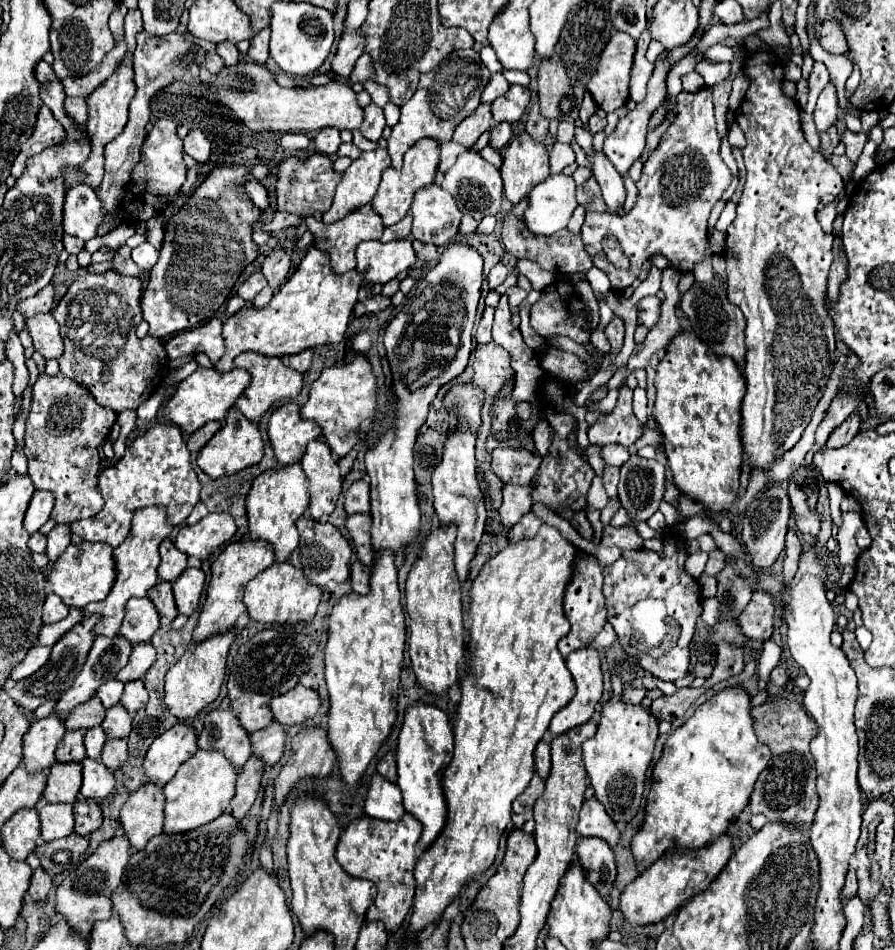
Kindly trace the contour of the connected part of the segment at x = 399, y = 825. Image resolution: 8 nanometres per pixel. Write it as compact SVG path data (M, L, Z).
M405 814L399 822L373 820L369 816L359 818L349 824L337 844L335 858L341 868L353 878L371 880L377 886L377 898L367 910L367 922L381 920L387 932L395 932L413 906L415 896L415 858L417 858L417 842L421 836L421 822L413 816Z

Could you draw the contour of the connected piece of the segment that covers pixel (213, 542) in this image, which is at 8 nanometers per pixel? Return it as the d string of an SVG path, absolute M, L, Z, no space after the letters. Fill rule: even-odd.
M207 514L197 524L183 526L175 538L175 546L187 556L205 560L227 544L235 532L235 520L229 514Z

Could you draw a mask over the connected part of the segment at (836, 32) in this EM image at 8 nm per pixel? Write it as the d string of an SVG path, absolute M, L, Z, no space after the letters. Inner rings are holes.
M827 18L821 22L819 40L821 46L831 54L843 54L847 50L847 38L841 30L841 24L835 18Z

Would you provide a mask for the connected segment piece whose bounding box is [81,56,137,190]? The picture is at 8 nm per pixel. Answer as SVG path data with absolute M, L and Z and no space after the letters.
M123 56L121 64L117 66L117 70L101 84L97 86L89 96L87 96L87 104L89 104L89 120L87 120L87 132L91 138L91 158L81 164L81 168L87 172L87 184L97 190L101 180L103 180L103 148L109 140L113 140L115 136L119 136L127 124L127 114L129 114L129 104L135 96L135 80L133 80L135 72L133 72L133 56Z

